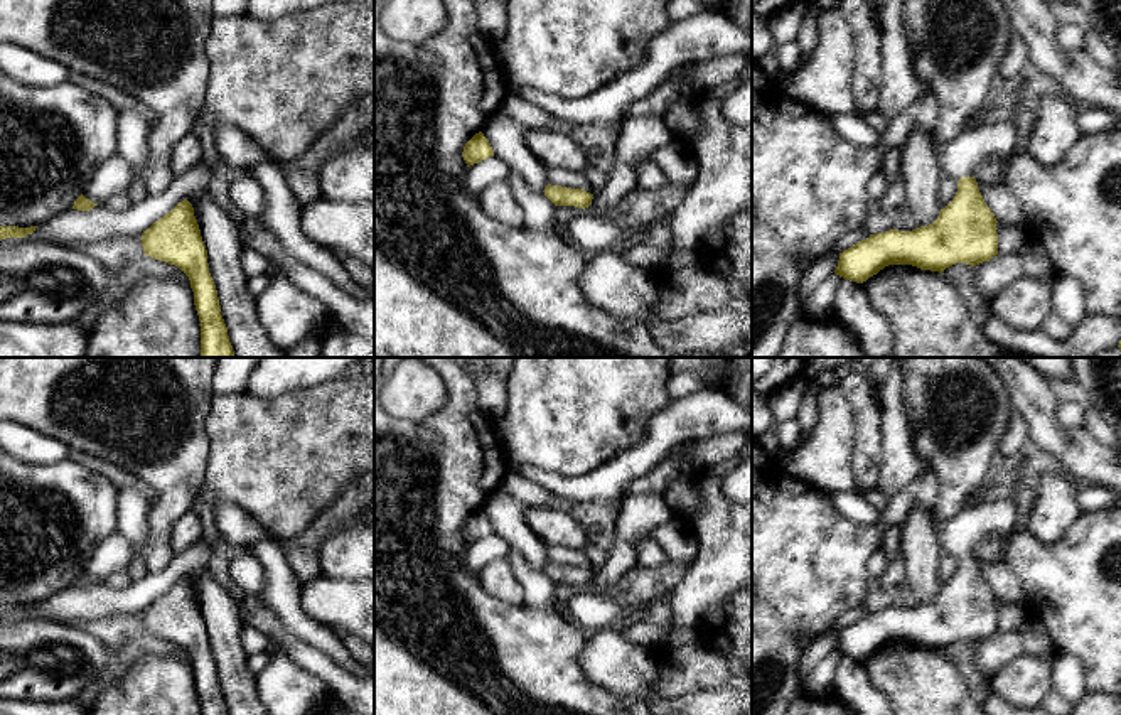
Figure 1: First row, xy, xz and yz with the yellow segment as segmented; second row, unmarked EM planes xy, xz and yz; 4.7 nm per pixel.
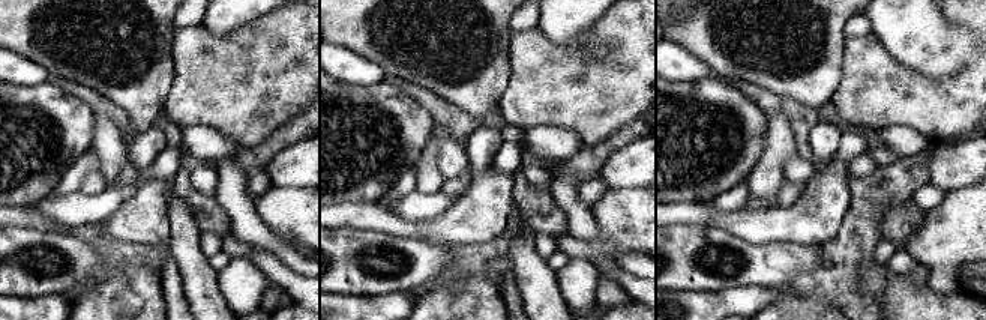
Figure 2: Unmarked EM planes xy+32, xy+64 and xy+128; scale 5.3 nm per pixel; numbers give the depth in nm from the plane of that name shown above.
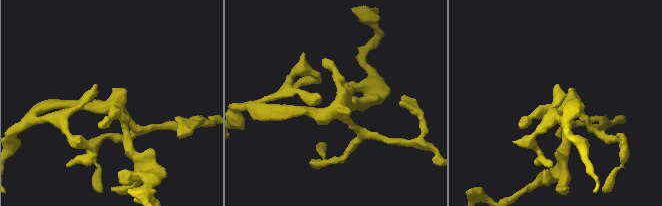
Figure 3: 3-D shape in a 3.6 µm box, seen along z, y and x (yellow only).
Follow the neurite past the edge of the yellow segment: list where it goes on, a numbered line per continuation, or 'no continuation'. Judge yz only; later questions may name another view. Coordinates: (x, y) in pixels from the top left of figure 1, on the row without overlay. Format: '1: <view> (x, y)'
1: yz (958, 535)

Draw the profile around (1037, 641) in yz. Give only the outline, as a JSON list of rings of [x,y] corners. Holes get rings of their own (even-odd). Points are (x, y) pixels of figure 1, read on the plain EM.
[[[1027,614],[1018,631],[1023,641],[1023,653],[1049,659],[1055,659],[1059,656],[1050,634],[1037,617]]]

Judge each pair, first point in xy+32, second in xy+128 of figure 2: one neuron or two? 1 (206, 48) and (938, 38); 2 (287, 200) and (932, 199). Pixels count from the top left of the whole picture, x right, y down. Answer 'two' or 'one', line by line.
1: two
2: two

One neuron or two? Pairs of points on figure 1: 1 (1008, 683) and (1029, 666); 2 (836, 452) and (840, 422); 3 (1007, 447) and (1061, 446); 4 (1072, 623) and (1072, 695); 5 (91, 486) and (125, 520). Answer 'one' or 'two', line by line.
1: one
2: one
3: two
4: two
5: two

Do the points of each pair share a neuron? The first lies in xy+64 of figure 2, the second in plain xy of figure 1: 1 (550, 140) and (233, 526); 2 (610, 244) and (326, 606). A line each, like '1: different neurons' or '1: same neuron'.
1: same neuron
2: same neuron

